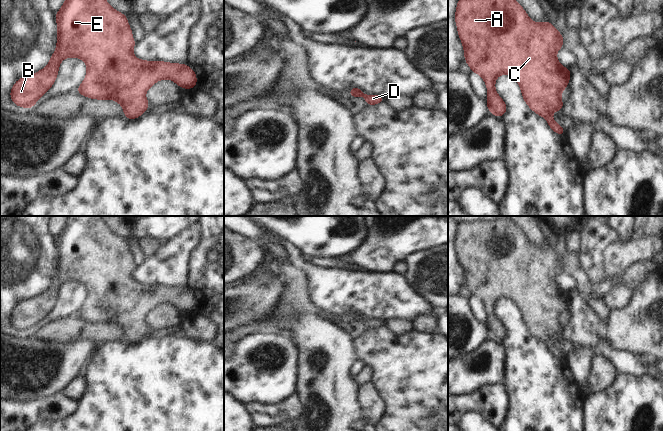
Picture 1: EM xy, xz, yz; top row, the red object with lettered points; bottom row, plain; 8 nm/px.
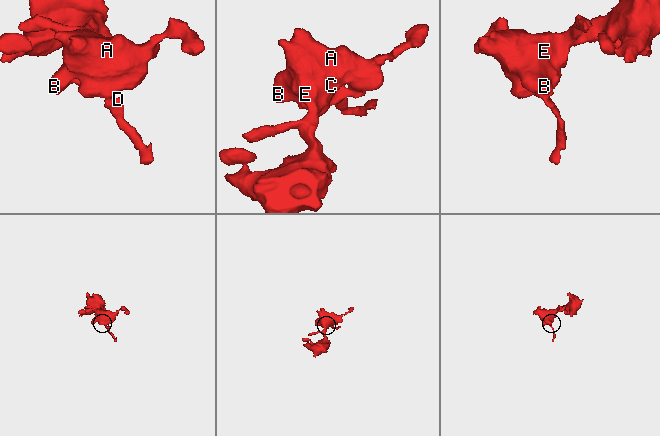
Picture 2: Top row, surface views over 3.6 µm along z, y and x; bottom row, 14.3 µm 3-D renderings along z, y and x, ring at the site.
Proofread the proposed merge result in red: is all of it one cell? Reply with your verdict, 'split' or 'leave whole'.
split

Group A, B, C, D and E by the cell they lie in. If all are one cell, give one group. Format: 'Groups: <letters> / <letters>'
Groups: A B C E / D

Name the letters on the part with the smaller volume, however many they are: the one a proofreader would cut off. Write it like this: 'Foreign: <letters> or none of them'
Foreign: D

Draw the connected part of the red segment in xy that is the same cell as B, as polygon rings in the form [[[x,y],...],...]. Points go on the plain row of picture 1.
[[[68,216],[55,242],[58,251],[56,275],[45,292],[15,306],[10,321],[17,330],[32,333],[40,321],[54,308],[60,286],[67,281],[80,282],[87,289],[85,303],[76,315],[90,323],[112,323],[119,326],[125,341],[129,343],[137,343],[150,332],[145,317],[159,304],[171,303],[181,313],[196,311],[196,298],[186,288],[137,283],[132,277],[136,266],[127,239],[113,233],[101,216]]]

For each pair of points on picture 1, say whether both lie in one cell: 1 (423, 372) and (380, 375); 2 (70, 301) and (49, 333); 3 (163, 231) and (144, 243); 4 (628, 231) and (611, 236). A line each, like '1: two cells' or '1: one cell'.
1: one cell
2: two cells
3: two cells
4: two cells

